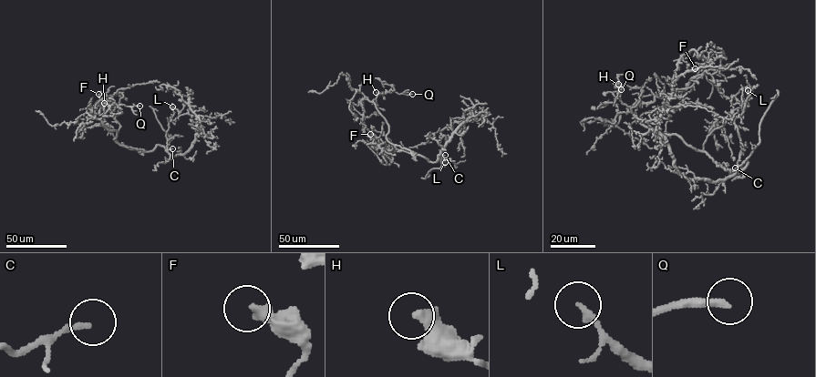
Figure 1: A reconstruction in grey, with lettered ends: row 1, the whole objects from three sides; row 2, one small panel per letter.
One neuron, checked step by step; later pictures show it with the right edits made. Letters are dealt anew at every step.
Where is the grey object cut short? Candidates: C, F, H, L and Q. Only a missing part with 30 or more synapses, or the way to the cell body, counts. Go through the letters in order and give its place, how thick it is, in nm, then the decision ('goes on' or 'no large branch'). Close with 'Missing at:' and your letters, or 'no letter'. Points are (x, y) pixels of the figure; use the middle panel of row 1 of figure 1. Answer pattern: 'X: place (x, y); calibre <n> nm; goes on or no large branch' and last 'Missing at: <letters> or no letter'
C: place (445, 155); calibre 190 nm; no large branch
F: place (370, 134); calibre 360 nm; no large branch
H: place (376, 92); calibre 500 nm; goes on
L: place (445, 162); calibre 220 nm; no large branch
Q: place (412, 94); calibre 240 nm; goes on
Missing at: H, Q

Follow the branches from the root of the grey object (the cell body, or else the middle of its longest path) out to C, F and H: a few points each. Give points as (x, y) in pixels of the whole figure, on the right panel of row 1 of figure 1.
C: (722, 167), (736, 173), (748, 162), (742, 169), (733, 171), (735, 168)
F: (722, 167), (677, 136), (645, 126), (630, 110), (684, 89), (698, 72), (695, 68)
H: (722, 167), (677, 136), (661, 135), (645, 126), (622, 102), (622, 86), (618, 84)

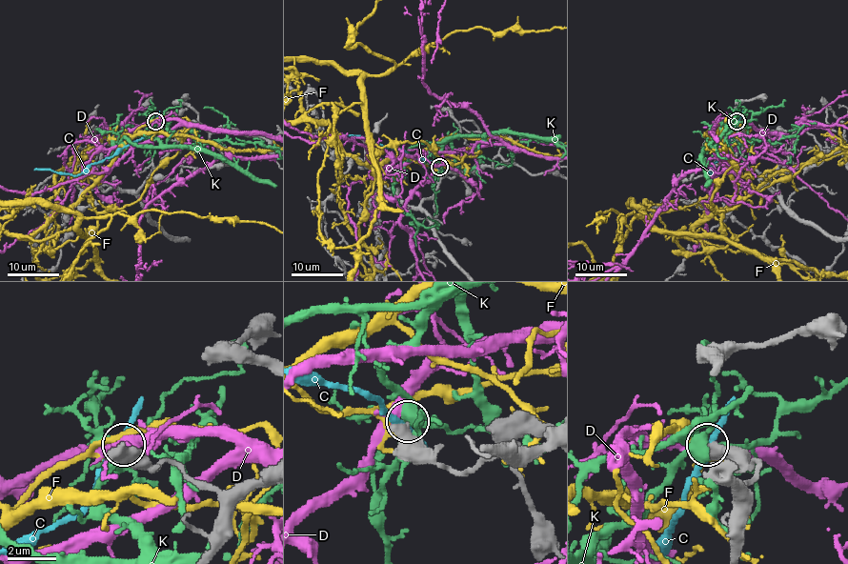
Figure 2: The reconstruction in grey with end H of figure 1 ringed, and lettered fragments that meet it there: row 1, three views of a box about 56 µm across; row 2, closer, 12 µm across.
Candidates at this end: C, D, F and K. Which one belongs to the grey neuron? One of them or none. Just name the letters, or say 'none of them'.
none of them

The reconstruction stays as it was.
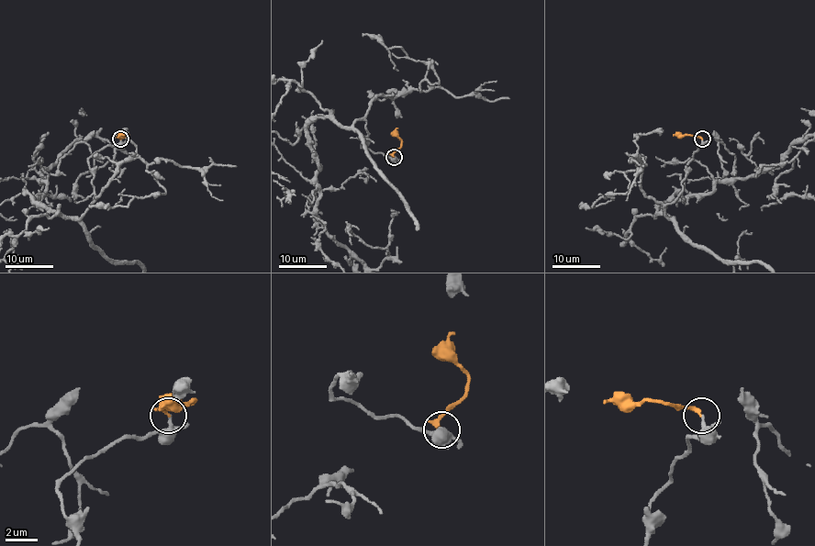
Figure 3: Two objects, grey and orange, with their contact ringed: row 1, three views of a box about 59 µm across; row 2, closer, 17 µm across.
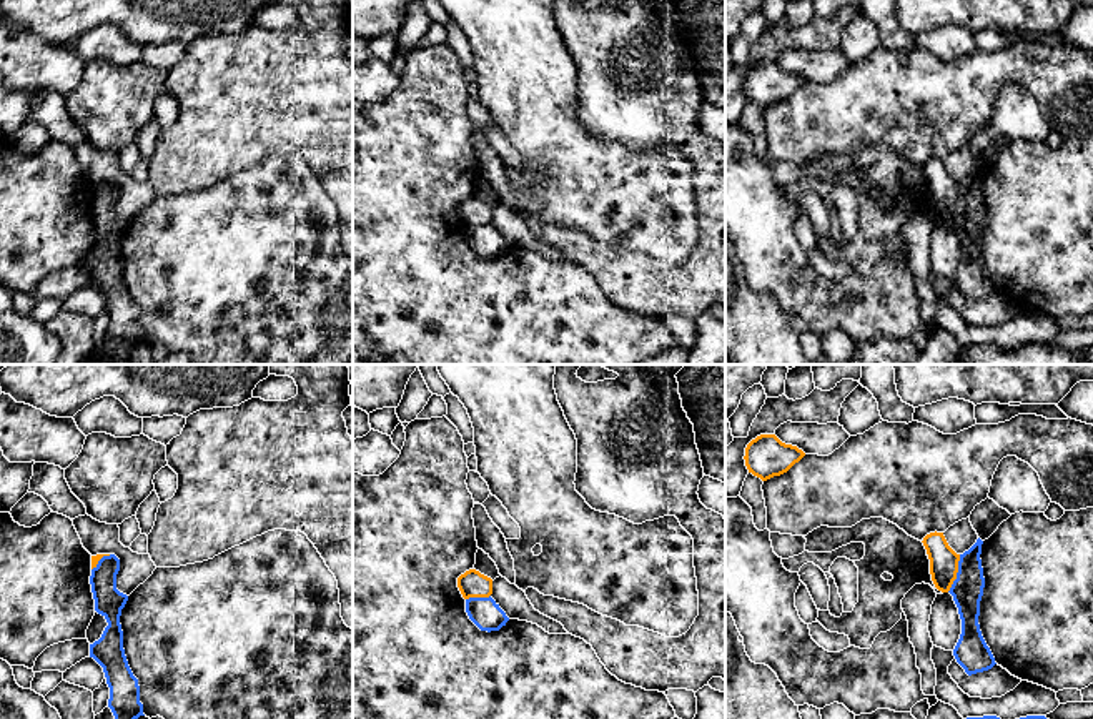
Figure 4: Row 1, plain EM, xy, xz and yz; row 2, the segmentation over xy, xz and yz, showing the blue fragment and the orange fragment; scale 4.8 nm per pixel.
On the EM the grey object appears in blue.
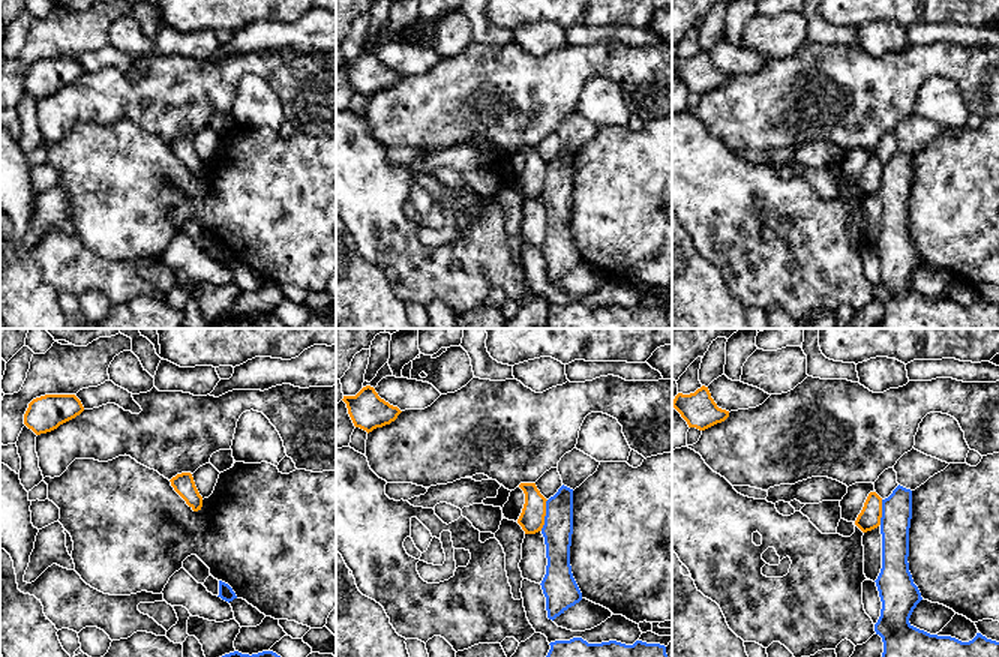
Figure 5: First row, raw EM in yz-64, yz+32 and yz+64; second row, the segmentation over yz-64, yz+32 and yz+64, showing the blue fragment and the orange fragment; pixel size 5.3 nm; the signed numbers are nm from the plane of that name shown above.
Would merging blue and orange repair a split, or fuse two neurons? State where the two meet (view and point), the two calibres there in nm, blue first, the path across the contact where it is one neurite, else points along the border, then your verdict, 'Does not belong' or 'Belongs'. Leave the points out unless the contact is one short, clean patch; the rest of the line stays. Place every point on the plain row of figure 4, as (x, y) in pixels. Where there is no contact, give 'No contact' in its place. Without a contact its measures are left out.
Touches blue at yz (957, 200). Thickness 160 nm (blue) against 140 nm. Boundary: yz (960, 182), (957, 205), (947, 218). Does not belong

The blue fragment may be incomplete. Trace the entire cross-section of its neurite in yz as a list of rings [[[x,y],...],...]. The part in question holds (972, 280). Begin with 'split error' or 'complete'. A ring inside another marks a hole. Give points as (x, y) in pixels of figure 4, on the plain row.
complete; [[[978,165],[968,178],[960,181],[957,206],[948,218],[962,246],[962,261],[953,283],[968,303],[988,298],[997,291],[978,251],[980,228],[985,215],[980,186],[982,171],[983,168]]]

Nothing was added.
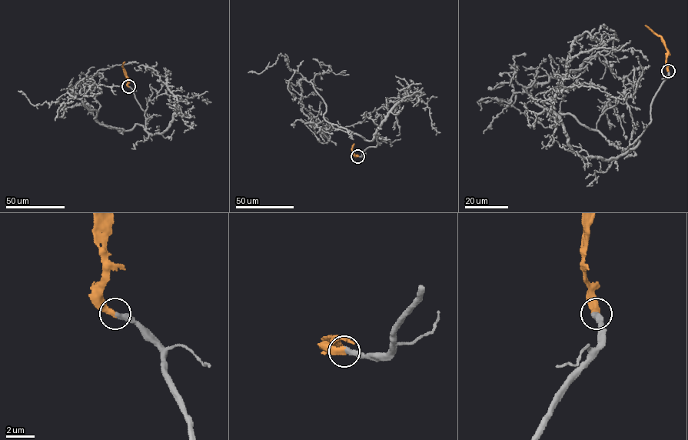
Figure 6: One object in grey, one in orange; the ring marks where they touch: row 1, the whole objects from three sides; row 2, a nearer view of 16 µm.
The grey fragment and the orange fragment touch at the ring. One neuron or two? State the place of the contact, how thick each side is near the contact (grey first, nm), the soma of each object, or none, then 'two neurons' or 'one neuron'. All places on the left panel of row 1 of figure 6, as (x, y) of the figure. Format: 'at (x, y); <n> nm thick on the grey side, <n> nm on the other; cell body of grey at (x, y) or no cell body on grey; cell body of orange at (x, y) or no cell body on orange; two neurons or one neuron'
at (128, 86); 400 nm thick on the grey side, 440 nm on the other; no cell body on grey; no cell body on orange; one neuron

